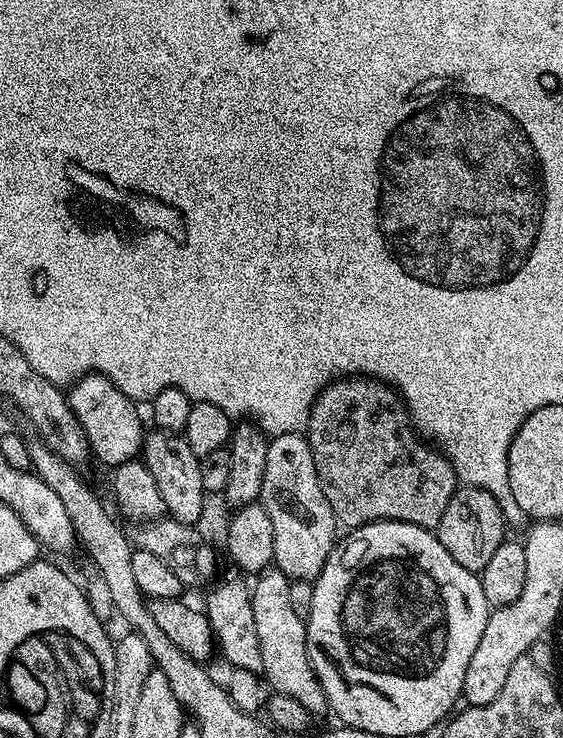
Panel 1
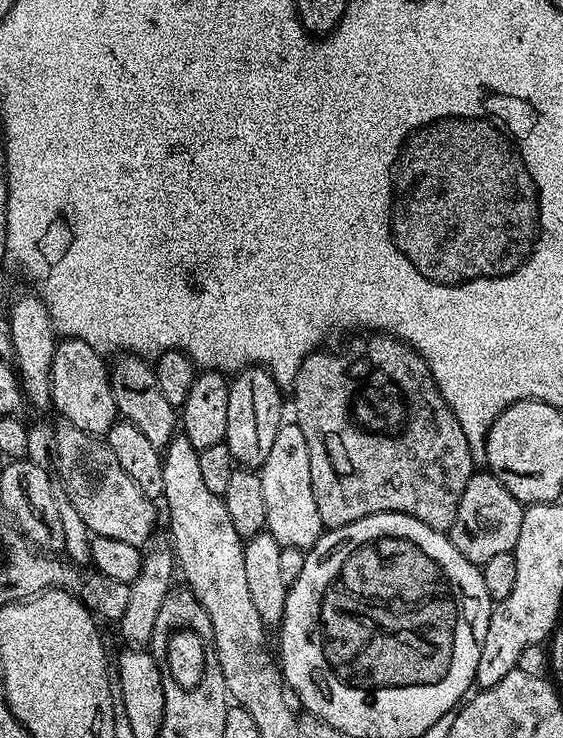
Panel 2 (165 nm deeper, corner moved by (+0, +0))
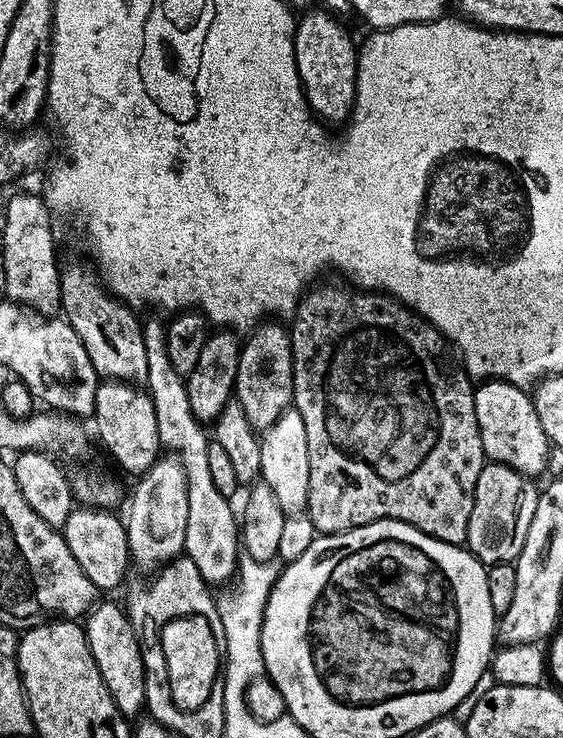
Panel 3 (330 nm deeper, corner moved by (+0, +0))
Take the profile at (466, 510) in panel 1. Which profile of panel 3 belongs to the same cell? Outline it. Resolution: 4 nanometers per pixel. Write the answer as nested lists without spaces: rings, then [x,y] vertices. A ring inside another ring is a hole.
[[[495,462],[485,463],[482,474],[478,474],[478,486],[474,486],[474,510],[470,510],[466,547],[485,566],[511,564],[522,554],[522,546],[526,542],[526,530],[530,530],[534,510],[540,501],[540,492],[532,484],[535,483],[518,470]]]

